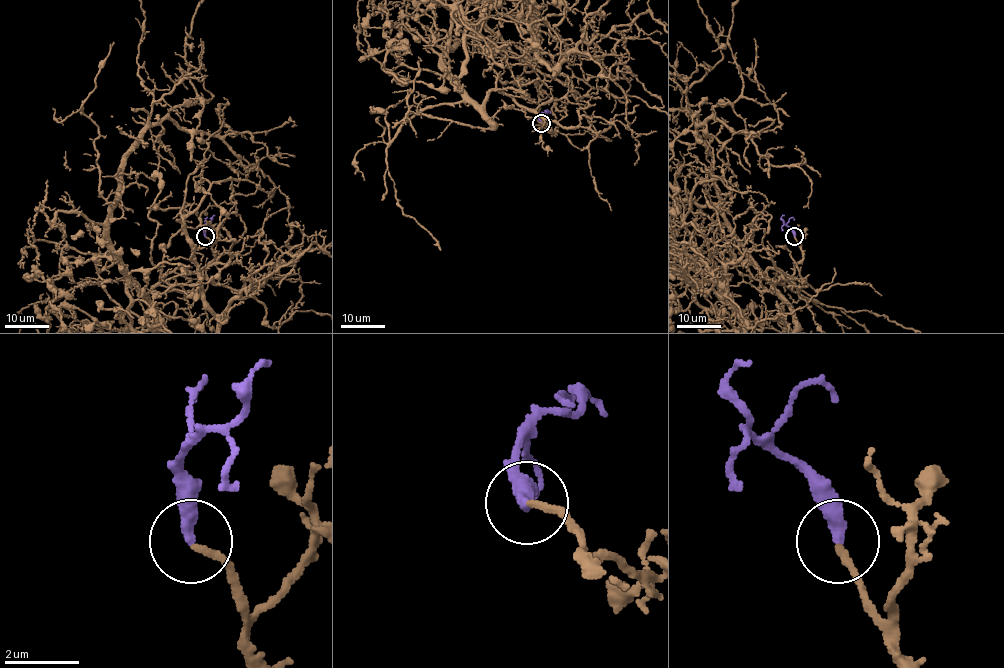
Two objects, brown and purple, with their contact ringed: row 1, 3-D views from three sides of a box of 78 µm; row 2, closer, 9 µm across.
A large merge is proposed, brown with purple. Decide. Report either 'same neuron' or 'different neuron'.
same neuron

